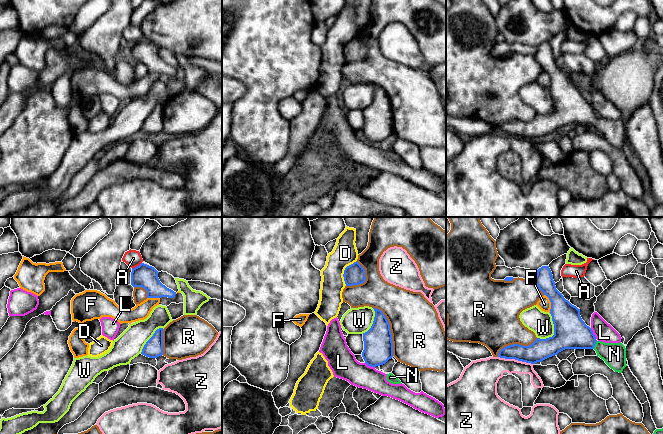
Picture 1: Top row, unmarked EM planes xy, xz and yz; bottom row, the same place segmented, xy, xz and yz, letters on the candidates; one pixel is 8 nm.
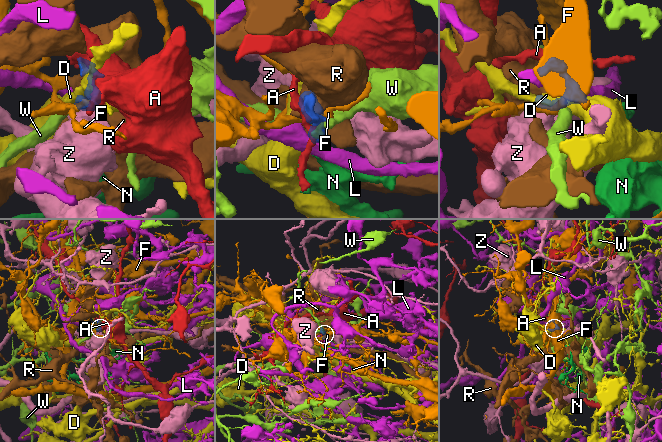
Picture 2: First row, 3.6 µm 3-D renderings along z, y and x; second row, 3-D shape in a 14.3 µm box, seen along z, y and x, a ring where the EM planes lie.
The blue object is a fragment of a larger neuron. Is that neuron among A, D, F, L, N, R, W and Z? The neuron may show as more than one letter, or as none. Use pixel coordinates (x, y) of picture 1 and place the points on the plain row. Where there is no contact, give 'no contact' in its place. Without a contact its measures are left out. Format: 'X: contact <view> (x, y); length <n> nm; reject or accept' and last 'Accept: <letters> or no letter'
A: contact xy (137, 42); length 100 nm; reject
D: contact xz (344, 47); length 220 nm; reject
F: contact yz (551, 79); length 160 nm; reject
L: contact yz (592, 109); length 100 nm; reject
N: contact yz (594, 121); length 70 nm; accept
R: contact xz (389, 105); length 440 nm; reject
W: contact yz (554, 108); length 240 nm; reject
Z: contact yz (516, 135); length 300 nm; reject
Accept: N

